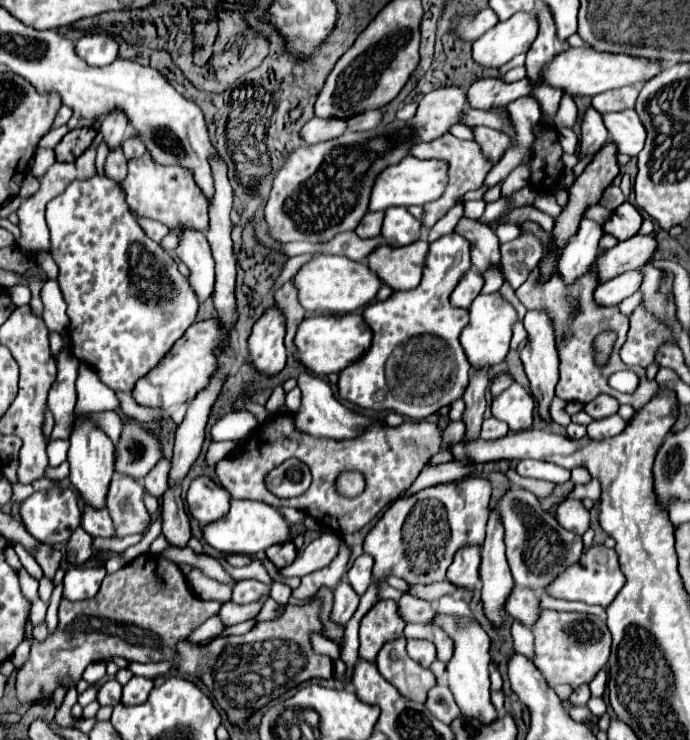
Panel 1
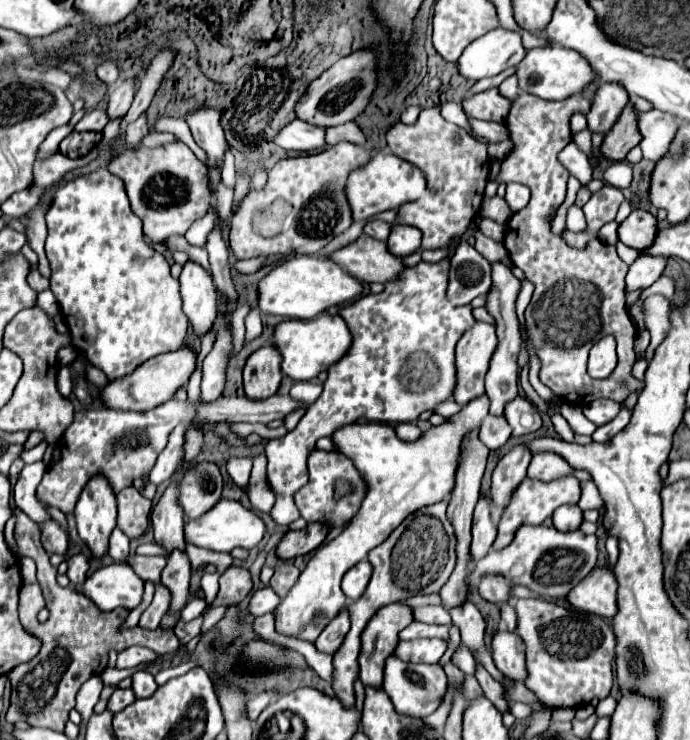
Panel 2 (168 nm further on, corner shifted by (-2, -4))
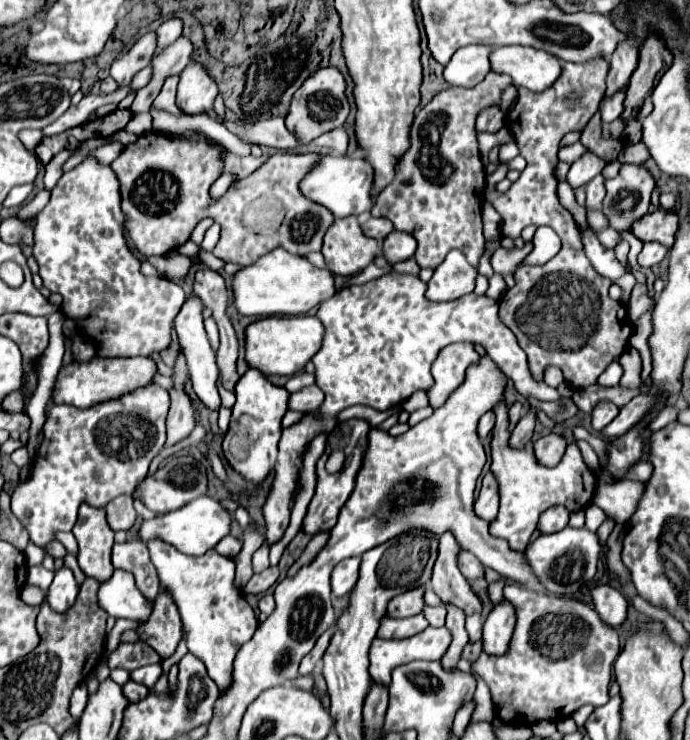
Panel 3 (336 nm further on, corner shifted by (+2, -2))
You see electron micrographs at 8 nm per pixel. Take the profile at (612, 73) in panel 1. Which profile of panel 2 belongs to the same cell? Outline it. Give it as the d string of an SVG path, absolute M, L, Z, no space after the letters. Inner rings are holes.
M547 46L547 48L533 48L527 52L523 62L517 66L517 78L521 92L545 100L565 100L569 96L585 92L597 80L597 72L579 52L563 46Z

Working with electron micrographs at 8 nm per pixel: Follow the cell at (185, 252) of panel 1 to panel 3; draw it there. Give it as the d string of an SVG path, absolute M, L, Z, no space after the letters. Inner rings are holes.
M191 296L181 312L177 314L175 318L175 332L179 336L179 344L183 346L183 354L187 358L187 366L189 366L189 376L191 376L191 384L193 384L193 390L197 394L197 398L211 410L211 412L217 412L221 408L221 396L219 396L219 390L217 390L217 380L219 380L219 368L215 366L215 352L211 350L209 342L207 342L207 334L205 334L205 328L203 328L203 316L201 316L201 310L203 310L203 304L199 302L199 298Z

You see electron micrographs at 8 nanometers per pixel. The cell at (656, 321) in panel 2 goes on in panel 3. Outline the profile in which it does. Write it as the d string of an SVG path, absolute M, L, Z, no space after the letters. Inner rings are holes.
M635 284L633 288L633 294L631 294L631 302L627 304L627 316L629 320L637 320L641 314L645 314L651 306L651 300L647 296L647 286L639 286Z

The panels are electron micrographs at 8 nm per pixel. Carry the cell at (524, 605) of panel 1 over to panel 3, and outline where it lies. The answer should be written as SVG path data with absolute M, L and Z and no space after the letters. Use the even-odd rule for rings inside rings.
M461 550L459 552L459 570L463 572L463 576L467 580L473 580L473 578L479 578L479 574L483 574L483 566L479 564L479 560L467 552L467 550Z

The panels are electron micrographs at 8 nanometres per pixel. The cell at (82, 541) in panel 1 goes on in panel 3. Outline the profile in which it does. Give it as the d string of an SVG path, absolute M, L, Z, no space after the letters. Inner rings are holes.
M63 566L59 572L55 572L55 580L49 586L45 600L51 610L61 614L73 606L77 592L79 592L79 586L73 578L73 572L67 566Z

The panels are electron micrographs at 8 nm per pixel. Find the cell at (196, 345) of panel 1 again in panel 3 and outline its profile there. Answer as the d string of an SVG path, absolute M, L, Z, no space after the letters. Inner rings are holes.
M93 356L89 362L71 362L63 364L57 382L53 386L51 402L53 404L73 404L75 408L89 408L95 402L105 402L107 398L119 398L119 394L129 394L139 386L151 384L151 378L157 374L155 362L151 358L101 358Z

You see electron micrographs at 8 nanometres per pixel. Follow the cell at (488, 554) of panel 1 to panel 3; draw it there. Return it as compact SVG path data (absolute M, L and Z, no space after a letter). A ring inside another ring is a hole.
M529 406L527 414L519 420L515 430L511 432L511 446L525 446L533 436L535 422L537 422L537 410L533 406Z

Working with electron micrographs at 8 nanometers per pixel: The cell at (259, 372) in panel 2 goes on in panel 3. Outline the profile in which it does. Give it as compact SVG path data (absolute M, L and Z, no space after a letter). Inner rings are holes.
M247 370L235 388L237 402L233 406L231 424L223 438L223 454L231 468L251 484L261 484L277 466L277 444L281 438L281 418L287 412L289 392L273 386L259 370Z

